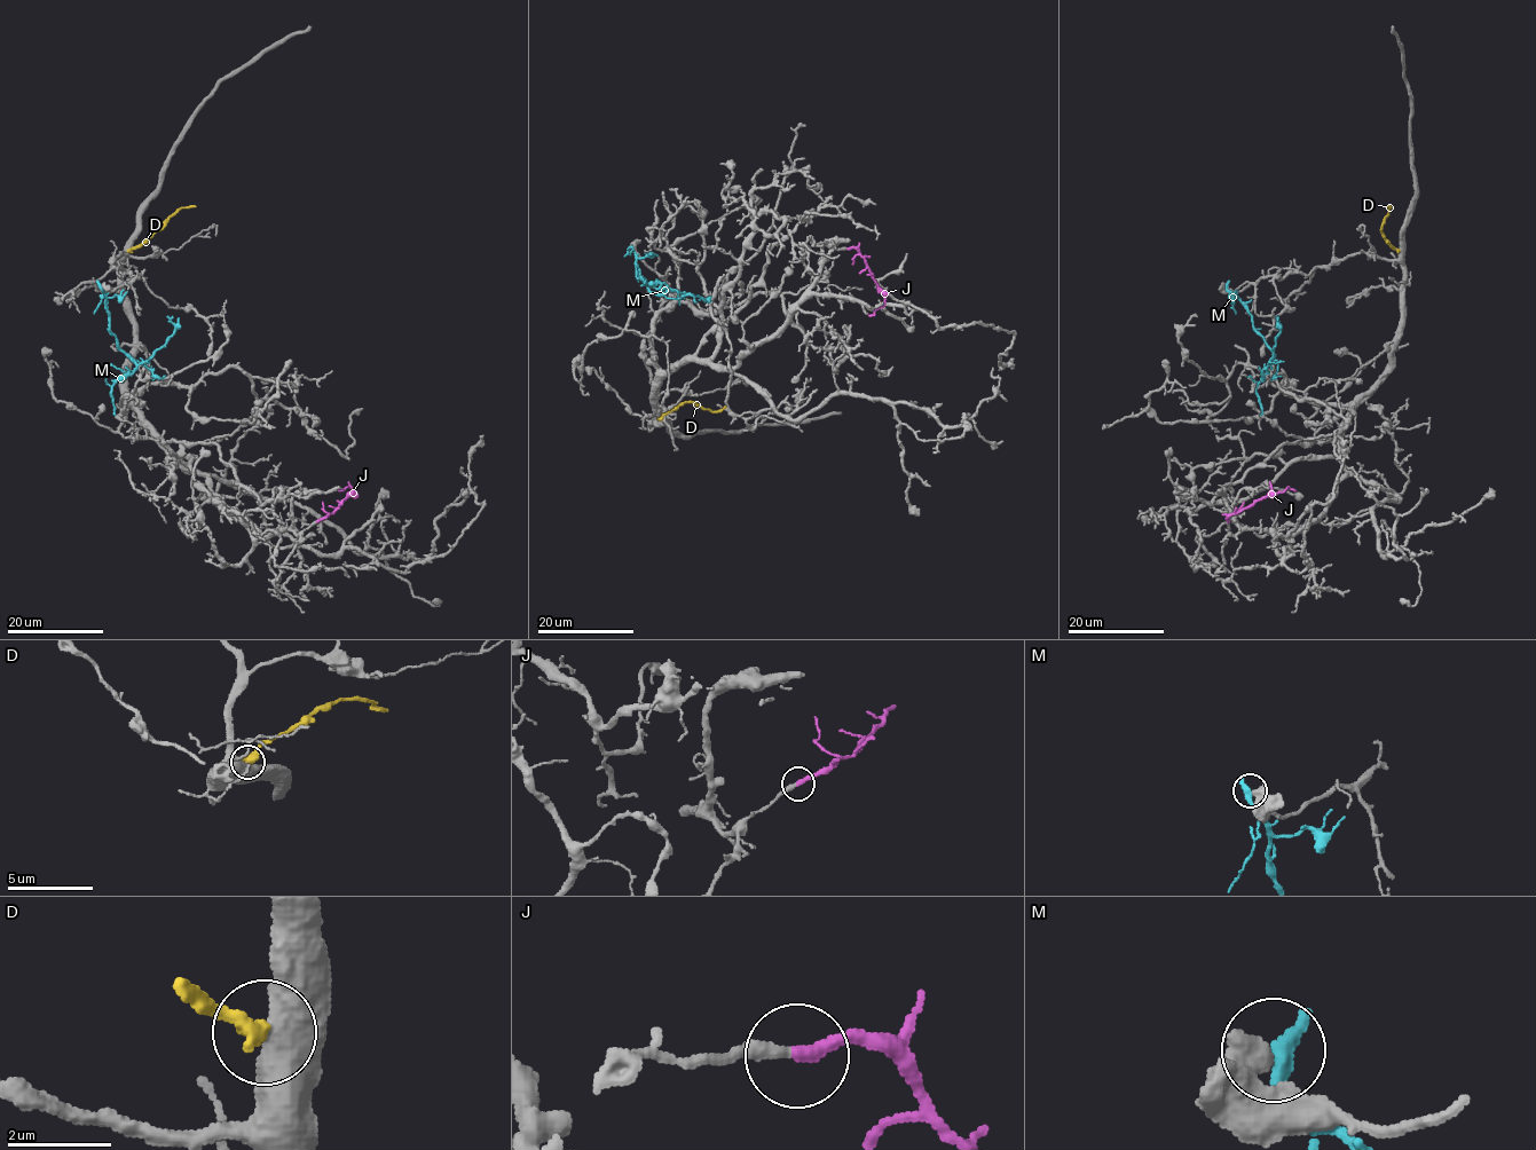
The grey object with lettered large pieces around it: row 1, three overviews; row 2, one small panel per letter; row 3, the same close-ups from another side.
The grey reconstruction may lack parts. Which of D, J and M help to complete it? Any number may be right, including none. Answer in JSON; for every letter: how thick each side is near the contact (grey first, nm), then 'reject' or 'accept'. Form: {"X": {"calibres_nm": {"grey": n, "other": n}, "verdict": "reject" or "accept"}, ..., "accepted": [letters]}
{"D": {"calibres_nm": {"grey": 750, "other": 420}, "verdict": "reject"}, "J": {"calibres_nm": {"grey": 280, "other": 280}, "verdict": "accept"}, "M": {"calibres_nm": {"grey": 500, "other": 400}, "verdict": "reject"}, "accepted": ["J"]}

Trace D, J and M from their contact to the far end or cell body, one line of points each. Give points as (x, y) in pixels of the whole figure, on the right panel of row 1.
D: (1399, 251), (1381, 233), (1381, 223), (1391, 207), (1385, 206)
J: (1228, 521), (1229, 516), (1259, 499), (1283, 493), (1289, 487), (1293, 490)
M: (1226, 284), (1251, 316), (1252, 327), (1273, 353), (1269, 364), (1280, 332), (1275, 316)

